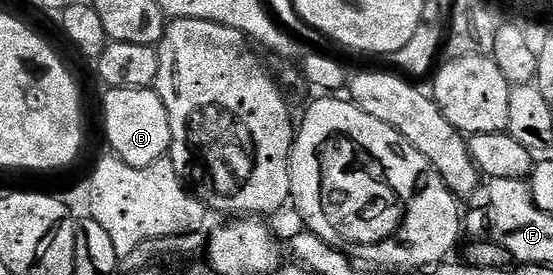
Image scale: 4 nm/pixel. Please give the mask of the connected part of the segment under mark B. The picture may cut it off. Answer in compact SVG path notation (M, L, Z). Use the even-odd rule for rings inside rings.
M113 88L106 94L108 96L103 100L103 124L107 127L110 151L129 166L138 168L164 159L171 150L171 127L165 102L161 102L159 93L150 88L141 90Z

